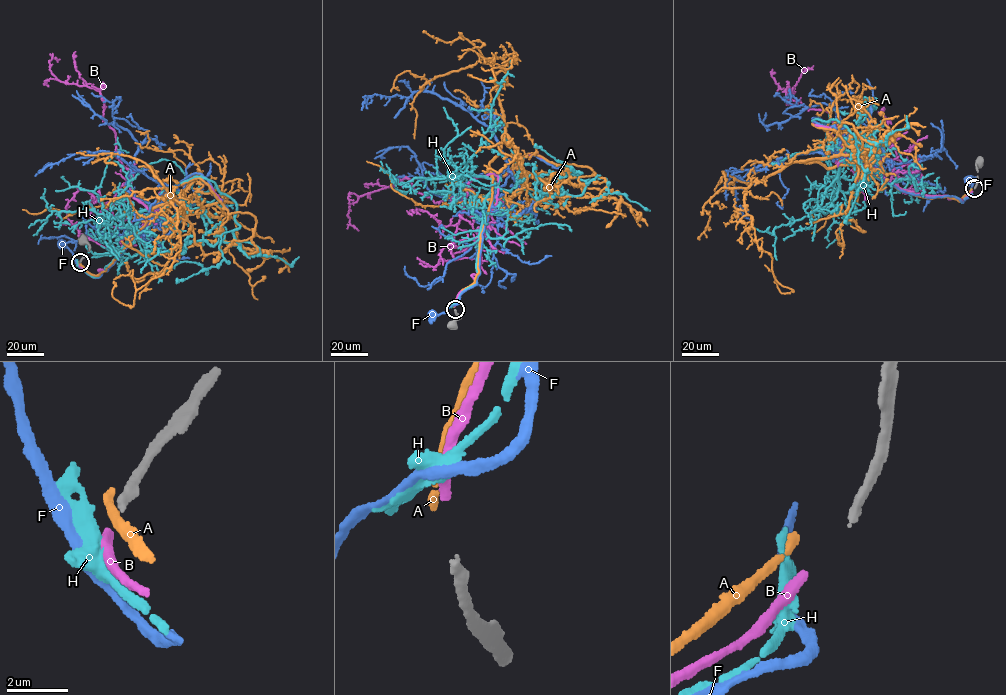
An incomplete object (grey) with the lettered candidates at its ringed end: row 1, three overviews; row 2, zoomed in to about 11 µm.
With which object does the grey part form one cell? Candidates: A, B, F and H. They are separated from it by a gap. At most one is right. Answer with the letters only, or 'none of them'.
B

